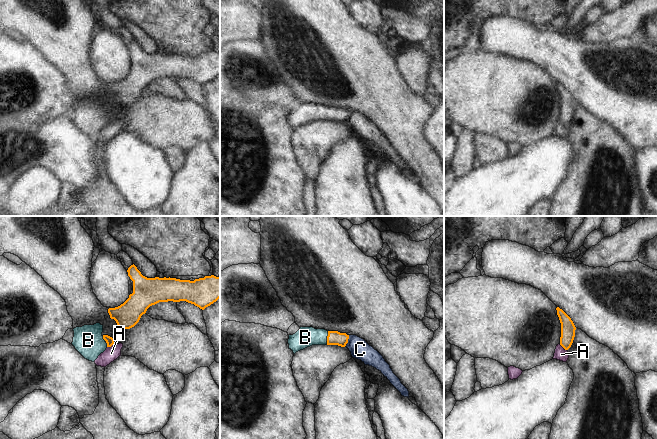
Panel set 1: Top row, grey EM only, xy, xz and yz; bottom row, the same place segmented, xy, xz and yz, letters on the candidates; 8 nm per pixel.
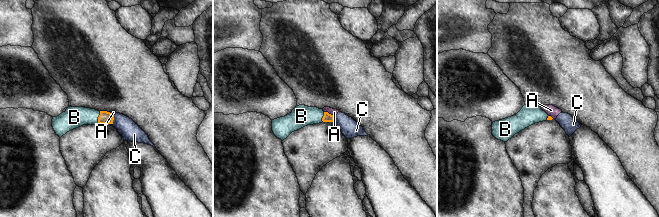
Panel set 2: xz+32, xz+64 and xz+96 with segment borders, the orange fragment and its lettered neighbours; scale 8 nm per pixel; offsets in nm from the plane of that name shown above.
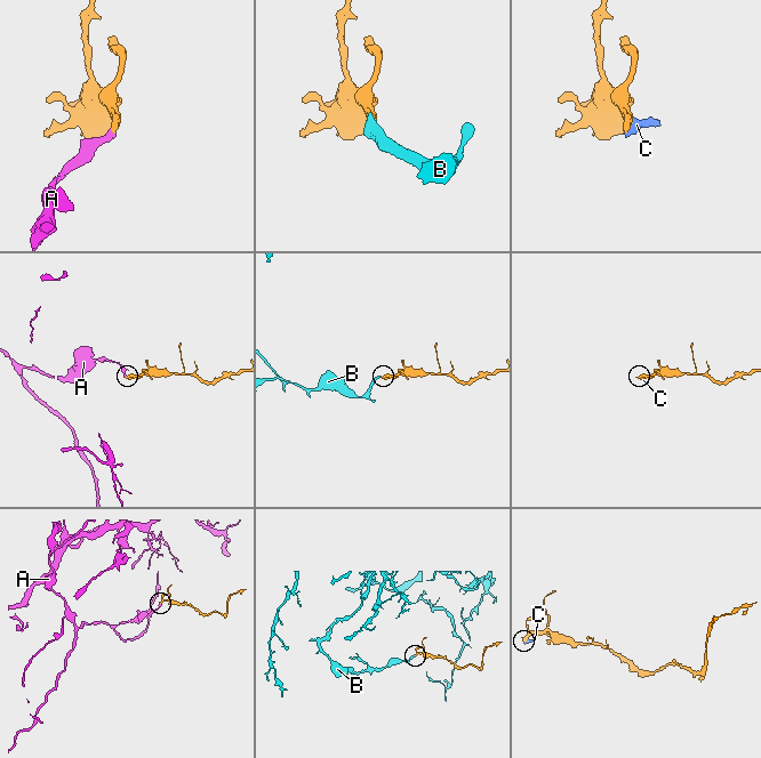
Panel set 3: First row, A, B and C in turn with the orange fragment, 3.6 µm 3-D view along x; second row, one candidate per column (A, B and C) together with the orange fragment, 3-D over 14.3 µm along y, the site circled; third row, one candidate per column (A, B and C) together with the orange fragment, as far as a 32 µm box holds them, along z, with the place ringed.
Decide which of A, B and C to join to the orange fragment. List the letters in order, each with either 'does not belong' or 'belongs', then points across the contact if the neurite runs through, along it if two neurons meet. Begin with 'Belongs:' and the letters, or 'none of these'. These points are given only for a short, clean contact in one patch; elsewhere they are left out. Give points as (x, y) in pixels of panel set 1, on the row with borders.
Belongs: B
A: does not belong; border yz (559, 344), (566, 350)
B: belongs; way xz (334, 337), (327, 337), (305, 337)
C: does not belong; border xz (349, 335), (348, 342), (344, 346)

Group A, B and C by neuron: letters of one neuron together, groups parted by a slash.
A C / B

